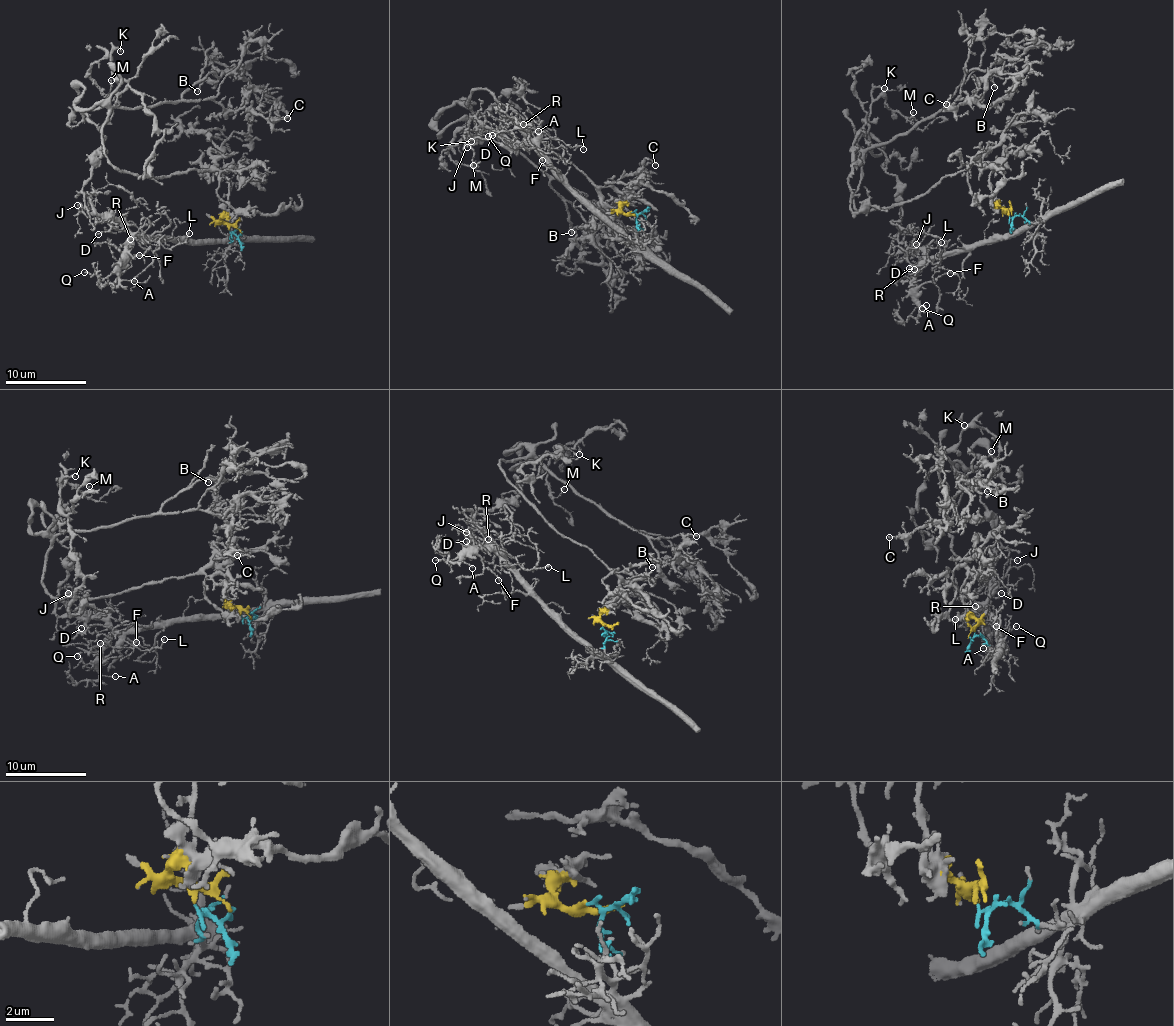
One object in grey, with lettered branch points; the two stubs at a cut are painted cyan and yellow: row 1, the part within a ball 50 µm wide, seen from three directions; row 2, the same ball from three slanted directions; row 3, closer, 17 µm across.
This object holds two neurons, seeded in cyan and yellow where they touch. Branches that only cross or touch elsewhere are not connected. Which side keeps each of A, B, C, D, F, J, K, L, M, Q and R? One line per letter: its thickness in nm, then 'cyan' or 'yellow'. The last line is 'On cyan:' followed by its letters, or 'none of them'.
A: 110 nm | cyan
B: 140 nm | yellow
C: 160 nm | yellow
D: 100 nm | cyan
F: 100 nm | cyan
J: 130 nm | cyan
K: 170 nm | yellow
L: 130 nm | cyan
M: 160 nm | yellow
Q: 130 nm | cyan
R: 90 nm | cyan
On cyan: A, D, F, J, L, Q, R

